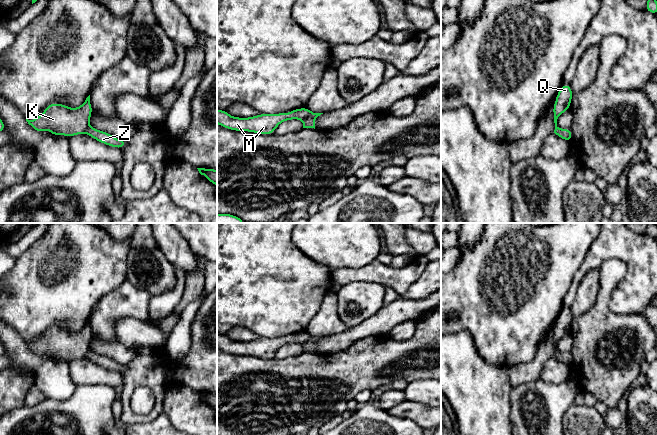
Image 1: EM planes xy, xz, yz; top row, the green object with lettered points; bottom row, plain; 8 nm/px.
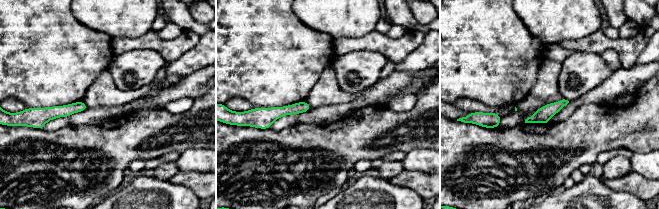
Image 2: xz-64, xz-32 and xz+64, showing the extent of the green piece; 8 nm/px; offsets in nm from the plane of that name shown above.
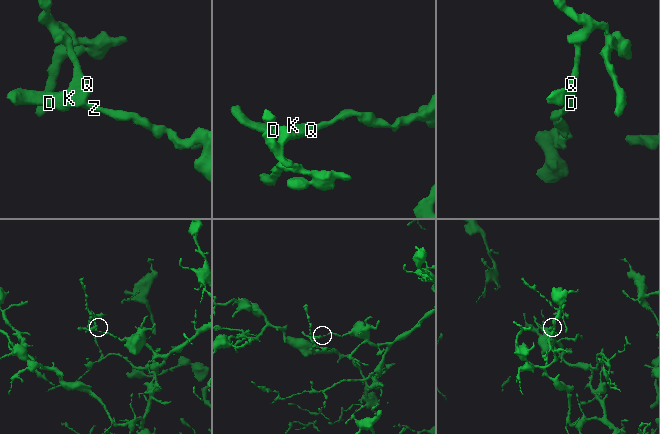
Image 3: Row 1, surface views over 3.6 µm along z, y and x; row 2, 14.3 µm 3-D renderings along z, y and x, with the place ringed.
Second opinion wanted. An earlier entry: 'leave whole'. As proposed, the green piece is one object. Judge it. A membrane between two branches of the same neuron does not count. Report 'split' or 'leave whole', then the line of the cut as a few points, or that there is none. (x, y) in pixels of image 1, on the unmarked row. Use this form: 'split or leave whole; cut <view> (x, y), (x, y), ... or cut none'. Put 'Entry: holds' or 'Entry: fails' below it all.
split; cut xz (311, 336), (302, 344)
Entry: fails

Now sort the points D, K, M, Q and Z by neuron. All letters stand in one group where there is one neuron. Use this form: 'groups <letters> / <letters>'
groups D K M Q / Z

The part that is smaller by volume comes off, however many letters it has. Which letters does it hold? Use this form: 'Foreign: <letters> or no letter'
Foreign: D, K, M, Q

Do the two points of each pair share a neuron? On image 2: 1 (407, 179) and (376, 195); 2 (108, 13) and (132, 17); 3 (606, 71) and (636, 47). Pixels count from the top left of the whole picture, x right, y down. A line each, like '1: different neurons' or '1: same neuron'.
1: different neurons
2: same neuron
3: different neurons

